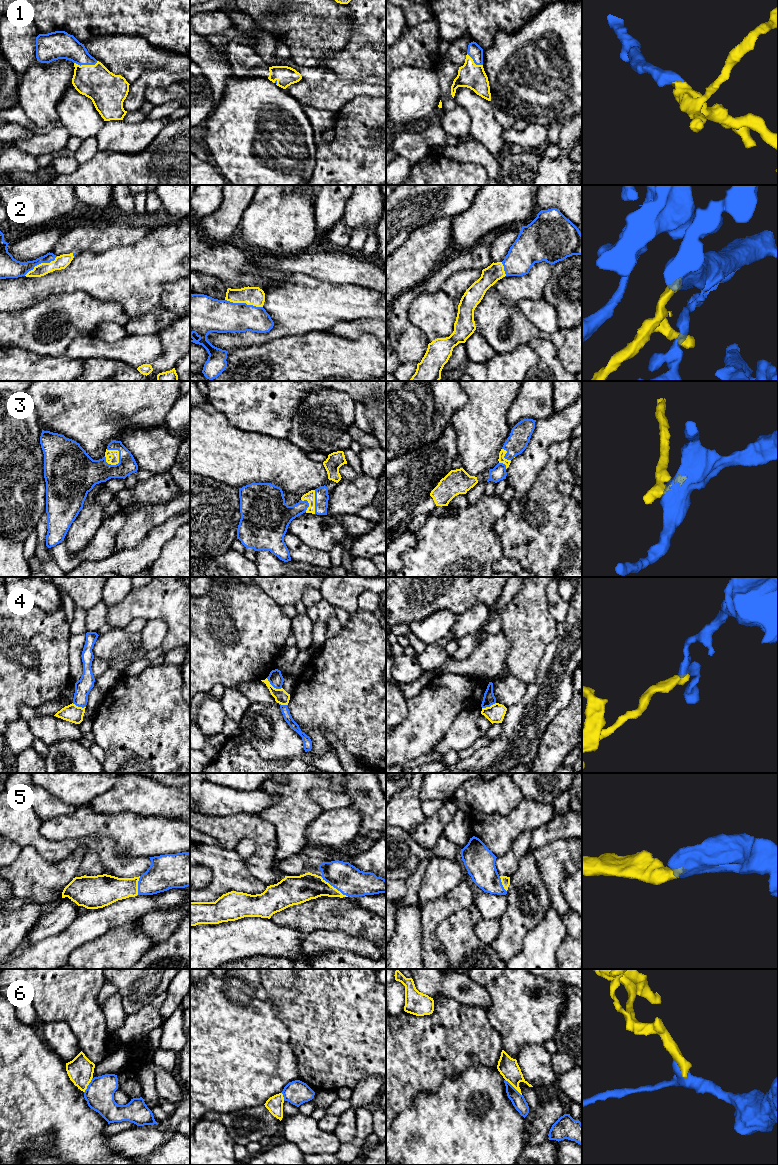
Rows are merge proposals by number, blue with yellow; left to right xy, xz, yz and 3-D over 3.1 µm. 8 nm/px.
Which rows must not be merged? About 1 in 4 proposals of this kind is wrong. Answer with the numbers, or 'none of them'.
4, 6

